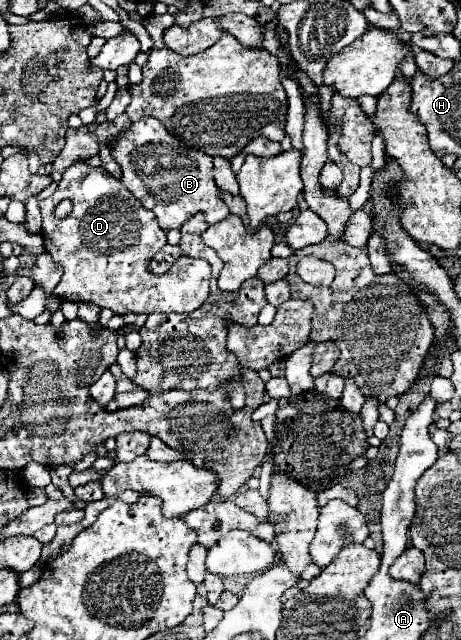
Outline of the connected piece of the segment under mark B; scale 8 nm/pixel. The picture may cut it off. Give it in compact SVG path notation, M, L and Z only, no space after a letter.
M143 117L133 123L131 129L111 145L111 155L123 169L121 183L143 203L145 209L155 213L163 231L181 229L181 225L195 213L205 213L209 225L229 215L213 181L213 159L207 153L189 149L169 135L161 121Z

